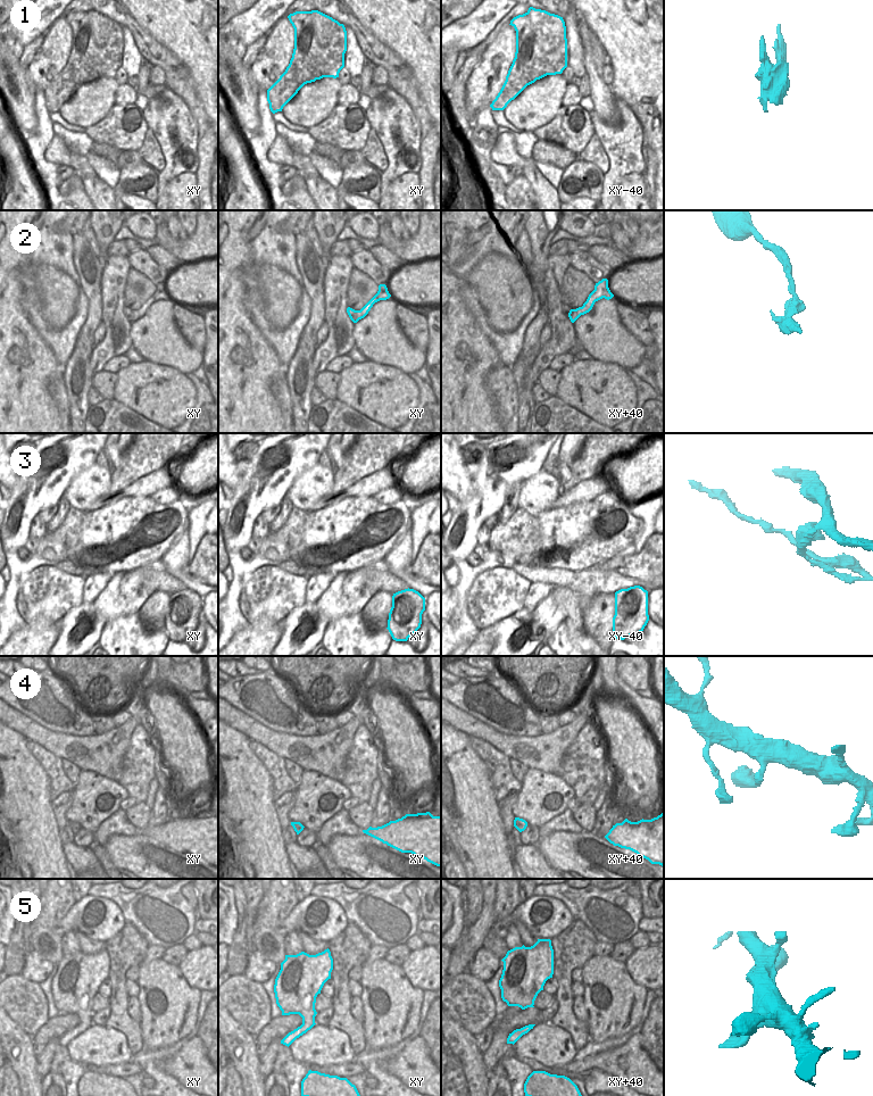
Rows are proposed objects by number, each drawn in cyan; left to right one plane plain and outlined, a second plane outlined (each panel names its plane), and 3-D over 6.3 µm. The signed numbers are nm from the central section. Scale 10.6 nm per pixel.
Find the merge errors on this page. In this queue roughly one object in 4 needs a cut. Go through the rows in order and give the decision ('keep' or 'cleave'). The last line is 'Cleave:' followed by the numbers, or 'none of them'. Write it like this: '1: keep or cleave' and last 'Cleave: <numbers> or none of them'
1: cleave
2: keep
3: cleave
4: keep
5: keep
Cleave: 1, 3

